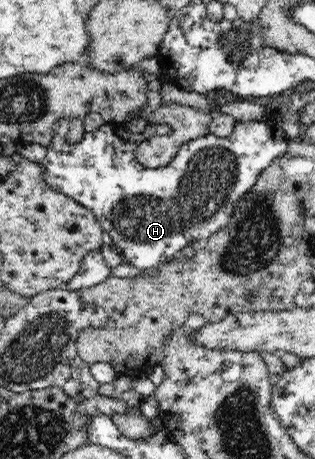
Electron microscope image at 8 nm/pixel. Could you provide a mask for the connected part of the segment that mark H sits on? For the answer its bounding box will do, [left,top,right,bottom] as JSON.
[40,118,290,269]

